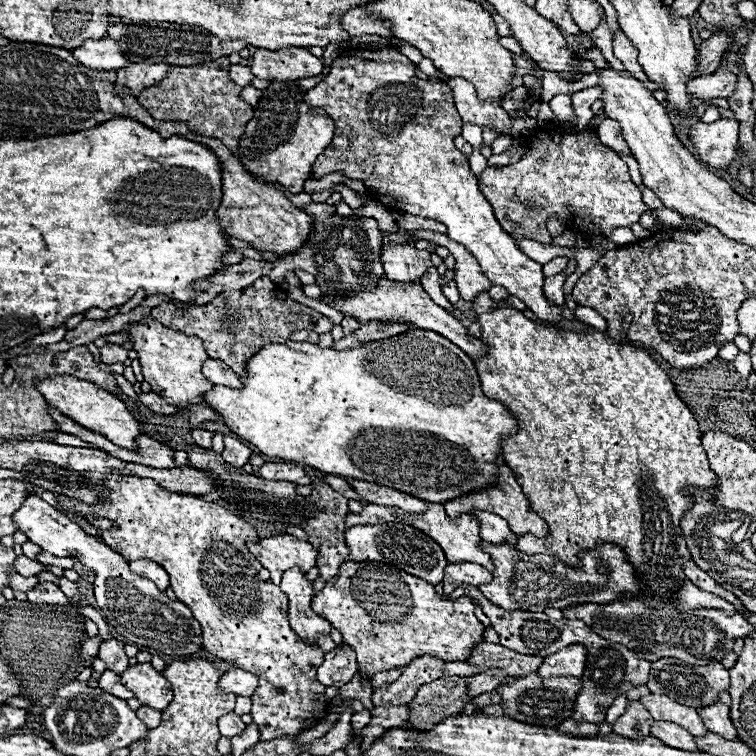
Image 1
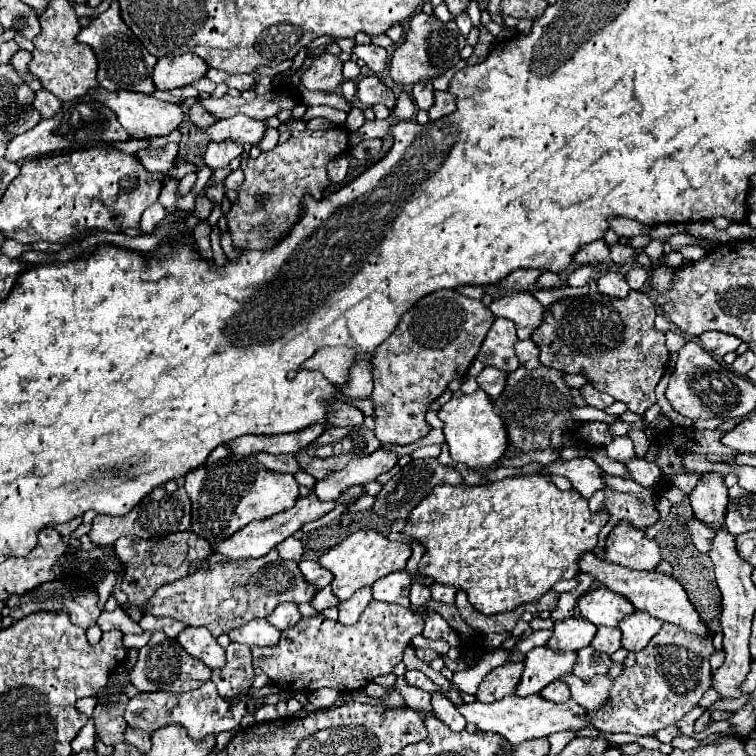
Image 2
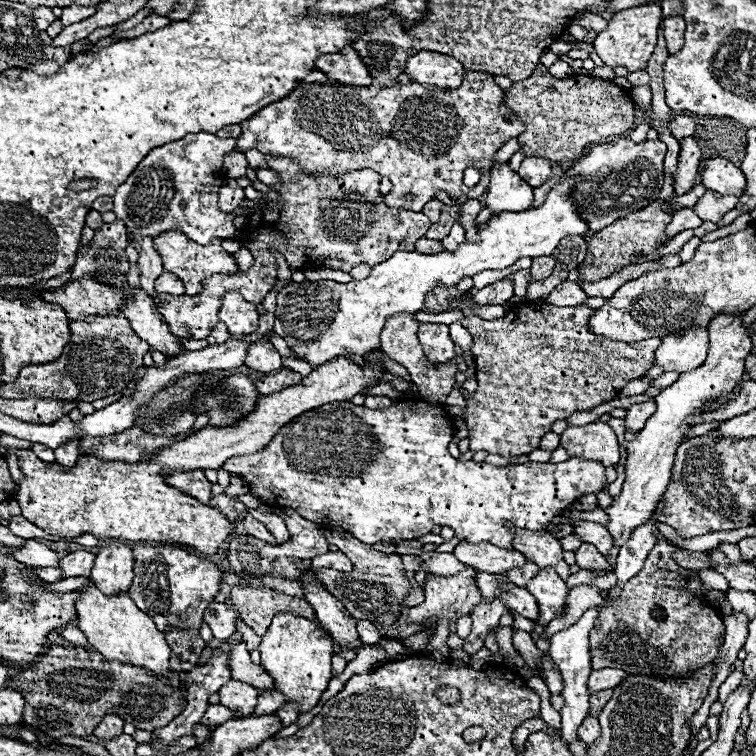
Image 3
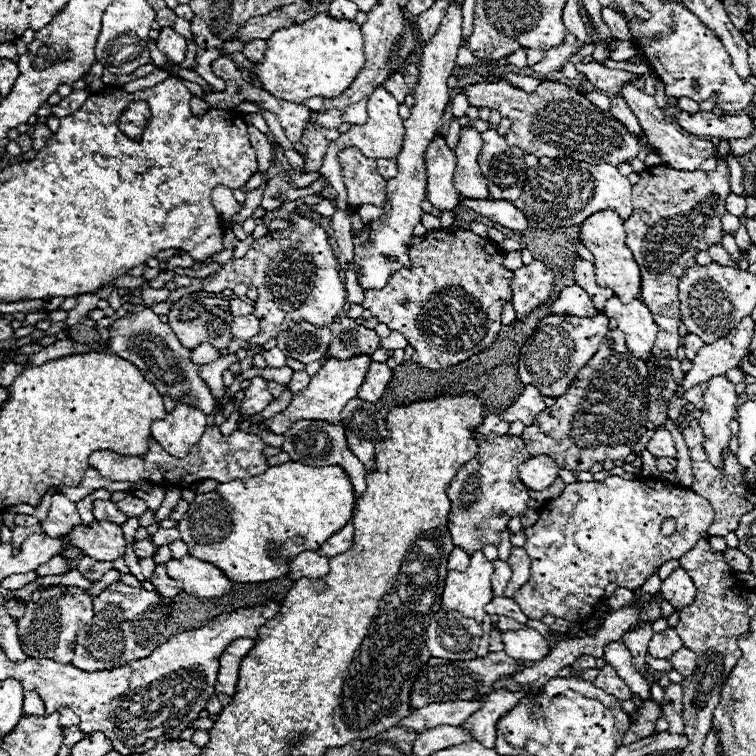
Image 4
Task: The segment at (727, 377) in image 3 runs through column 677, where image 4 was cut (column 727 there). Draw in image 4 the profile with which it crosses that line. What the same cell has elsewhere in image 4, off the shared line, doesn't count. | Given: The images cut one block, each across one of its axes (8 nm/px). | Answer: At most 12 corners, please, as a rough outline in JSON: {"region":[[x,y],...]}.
{"region":[[726,376],[708,380],[698,424],[716,468],[730,442],[738,396]]}

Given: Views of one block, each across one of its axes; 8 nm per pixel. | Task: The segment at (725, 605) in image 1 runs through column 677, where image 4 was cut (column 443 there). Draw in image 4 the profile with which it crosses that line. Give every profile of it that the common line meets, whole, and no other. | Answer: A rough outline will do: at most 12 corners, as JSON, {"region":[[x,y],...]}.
{"region":[[470,556],[448,572],[442,608],[482,622],[492,600],[492,562]]}

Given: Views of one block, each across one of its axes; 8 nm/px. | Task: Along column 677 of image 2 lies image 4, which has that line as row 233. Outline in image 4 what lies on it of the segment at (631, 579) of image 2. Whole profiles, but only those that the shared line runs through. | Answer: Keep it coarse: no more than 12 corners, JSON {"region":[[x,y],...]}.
{"region":[[614,210],[580,224],[598,284],[624,302],[640,296],[640,270]]}

